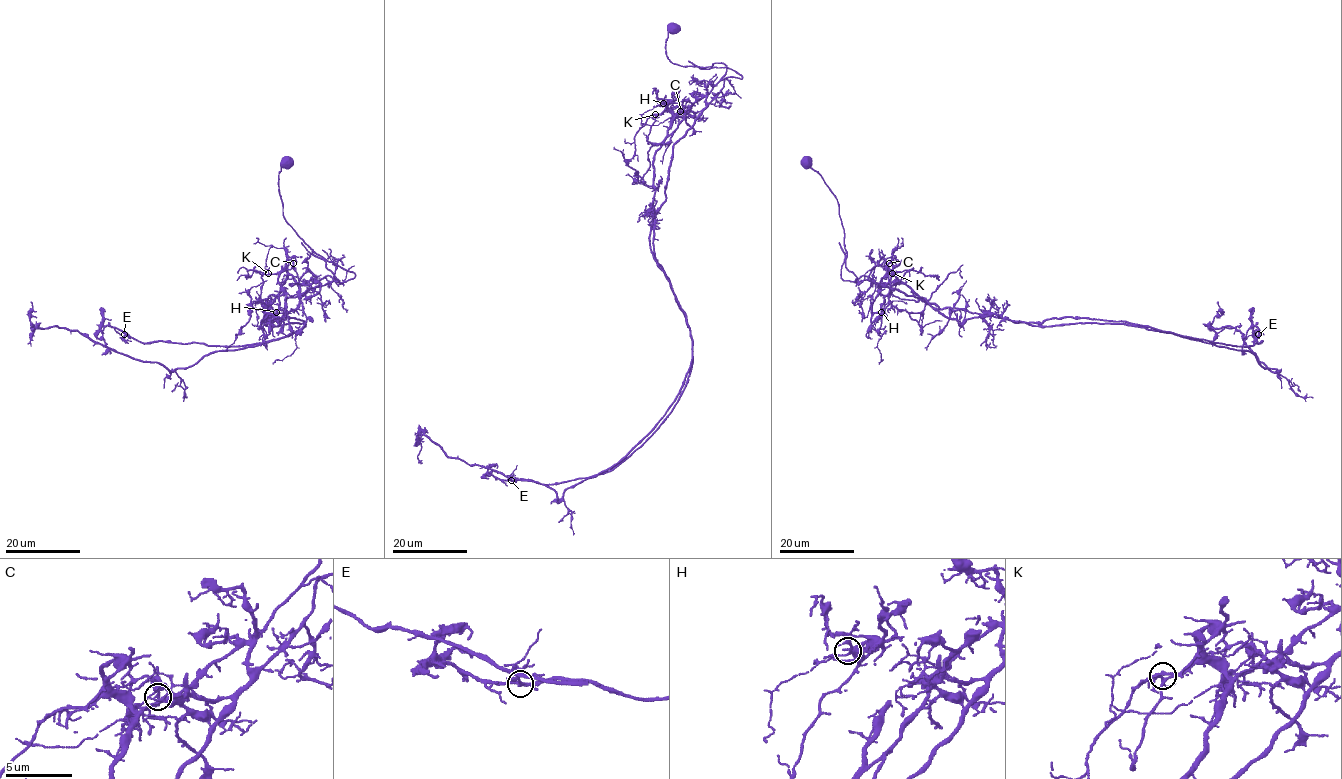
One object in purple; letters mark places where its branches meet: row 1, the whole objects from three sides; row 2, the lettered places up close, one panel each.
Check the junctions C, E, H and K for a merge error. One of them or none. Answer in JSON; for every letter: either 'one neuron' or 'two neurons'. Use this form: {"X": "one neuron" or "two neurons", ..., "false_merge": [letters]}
{"C": "two neurons", "E": "one neuron", "H": "one neuron", "K": "one neuron", "false_merge": ["C"]}

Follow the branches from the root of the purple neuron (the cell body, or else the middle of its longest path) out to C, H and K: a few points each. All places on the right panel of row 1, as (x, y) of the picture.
C: (807, 162), (821, 176), (838, 204), (847, 254), (840, 276), (855, 281), (866, 275), (885, 285), (889, 263)
H: (807, 162), (838, 204), (847, 254), (840, 276), (866, 275), (885, 285), (892, 272), (879, 285), (881, 312)
K: (807, 162), (838, 204), (847, 254), (840, 276), (855, 281), (866, 275), (885, 285), (892, 273)

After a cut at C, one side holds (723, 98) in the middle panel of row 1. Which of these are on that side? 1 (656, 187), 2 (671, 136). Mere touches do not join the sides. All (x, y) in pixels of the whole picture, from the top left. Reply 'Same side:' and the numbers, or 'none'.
Same side: none

